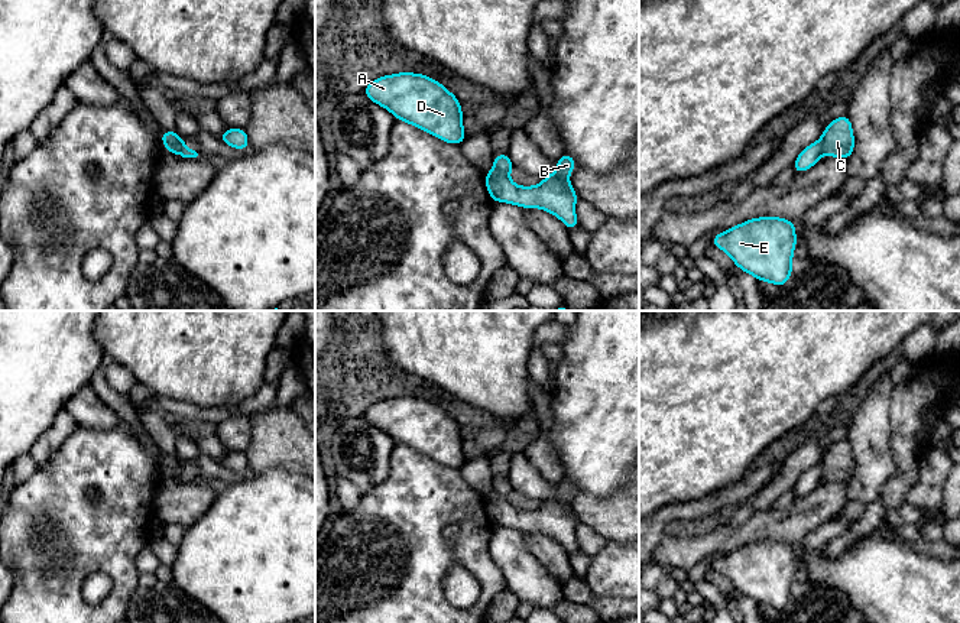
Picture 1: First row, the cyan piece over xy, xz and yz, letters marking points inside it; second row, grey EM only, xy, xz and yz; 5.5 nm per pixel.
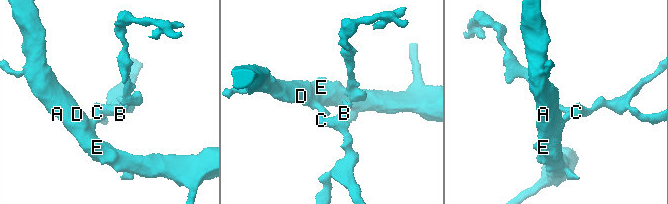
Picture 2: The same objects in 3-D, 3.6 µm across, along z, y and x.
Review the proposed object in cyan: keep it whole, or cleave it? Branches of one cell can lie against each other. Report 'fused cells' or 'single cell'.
fused cells

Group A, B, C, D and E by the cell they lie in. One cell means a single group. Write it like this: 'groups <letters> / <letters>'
groups A D E / B C

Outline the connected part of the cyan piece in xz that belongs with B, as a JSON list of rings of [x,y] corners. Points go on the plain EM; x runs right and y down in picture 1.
[[[568,477],[557,484],[554,497],[533,510],[520,510],[510,504],[509,497],[493,491],[484,497],[486,512],[493,526],[507,526],[522,532],[539,532],[558,541],[568,555],[578,551],[575,526],[578,523],[568,499],[577,493],[574,481]]]

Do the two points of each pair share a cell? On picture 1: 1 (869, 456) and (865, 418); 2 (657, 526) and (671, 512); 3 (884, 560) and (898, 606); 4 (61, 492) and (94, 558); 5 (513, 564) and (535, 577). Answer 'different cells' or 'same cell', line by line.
1: same cell
2: same cell
3: same cell
4: same cell
5: same cell

